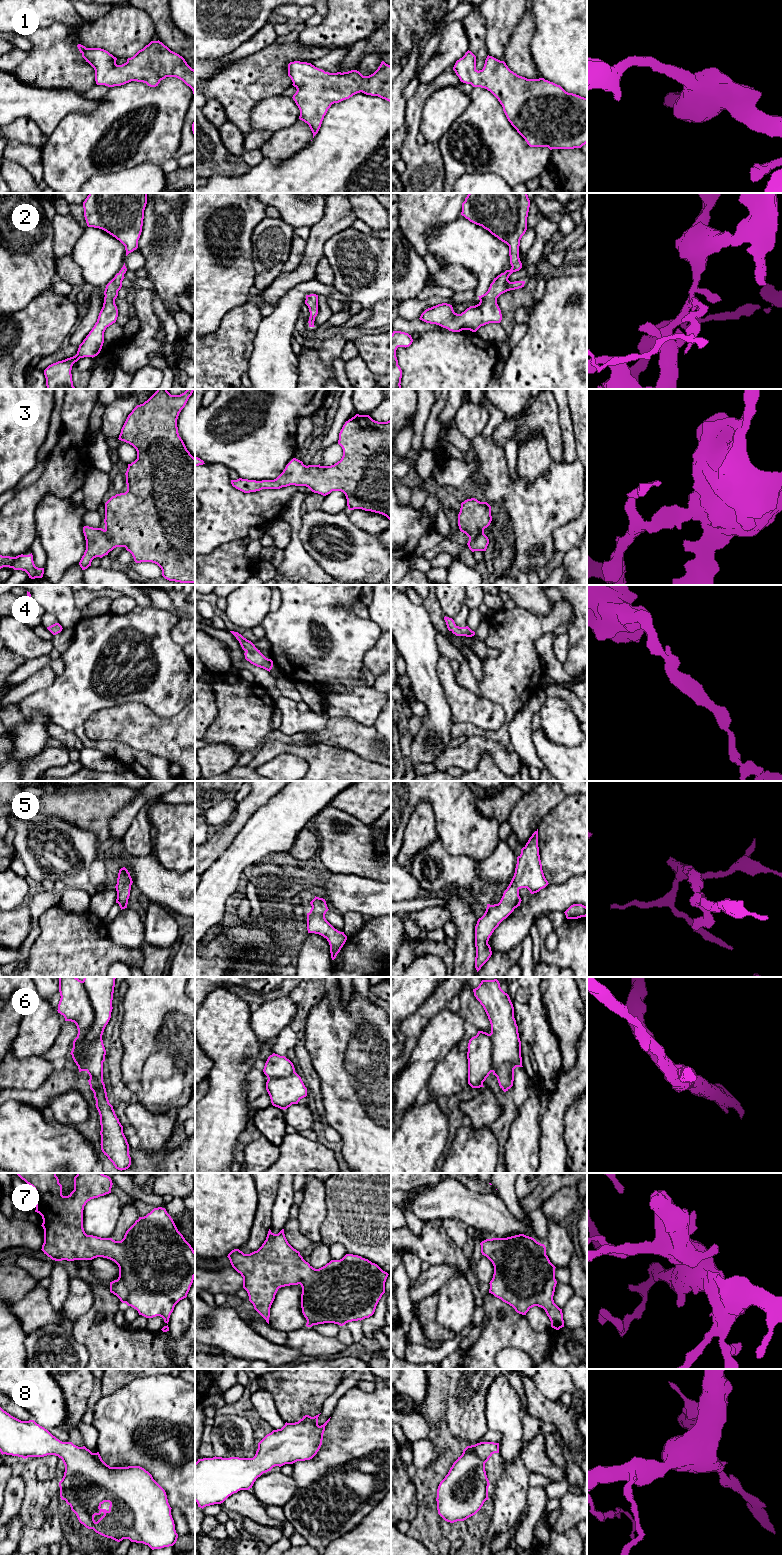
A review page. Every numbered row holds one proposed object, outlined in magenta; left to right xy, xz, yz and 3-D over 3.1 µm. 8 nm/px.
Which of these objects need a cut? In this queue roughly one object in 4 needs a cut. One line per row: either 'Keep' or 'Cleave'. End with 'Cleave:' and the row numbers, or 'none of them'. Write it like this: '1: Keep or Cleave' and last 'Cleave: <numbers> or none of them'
1: Keep
2: Keep
3: Keep
4: Keep
5: Keep
6: Cleave
7: Keep
8: Keep
Cleave: 6

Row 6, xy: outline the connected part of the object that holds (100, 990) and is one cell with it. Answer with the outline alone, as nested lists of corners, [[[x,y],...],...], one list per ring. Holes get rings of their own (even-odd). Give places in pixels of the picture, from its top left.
[[[84,977],[83,984],[87,990],[94,1020],[88,1030],[83,1044],[103,1035],[104,1029],[111,1018],[112,1000],[116,977]]]

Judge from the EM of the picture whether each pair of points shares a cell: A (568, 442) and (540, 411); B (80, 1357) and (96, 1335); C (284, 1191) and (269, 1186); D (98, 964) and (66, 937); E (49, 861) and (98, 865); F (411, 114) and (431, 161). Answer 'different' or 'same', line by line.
A: different
B: different
C: different
D: same
E: different
F: same

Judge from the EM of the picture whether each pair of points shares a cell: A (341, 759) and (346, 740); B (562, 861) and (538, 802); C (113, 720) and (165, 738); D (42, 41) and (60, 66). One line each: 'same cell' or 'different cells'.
A: different cells
B: different cells
C: same cell
D: same cell

